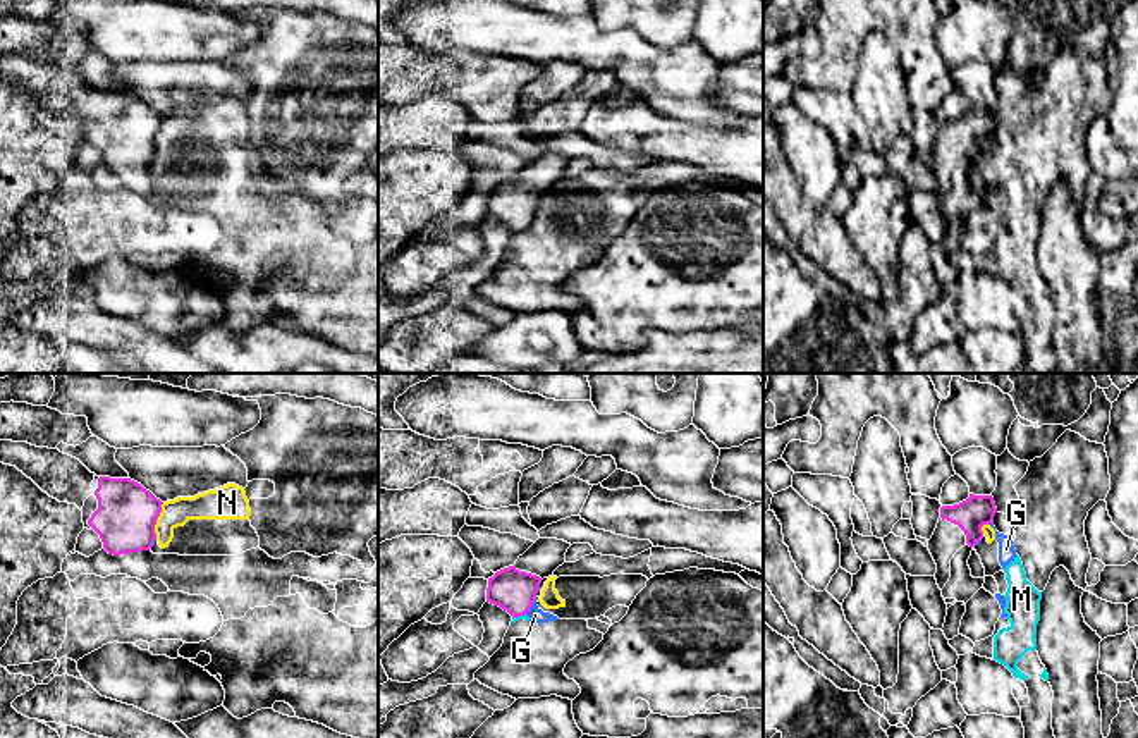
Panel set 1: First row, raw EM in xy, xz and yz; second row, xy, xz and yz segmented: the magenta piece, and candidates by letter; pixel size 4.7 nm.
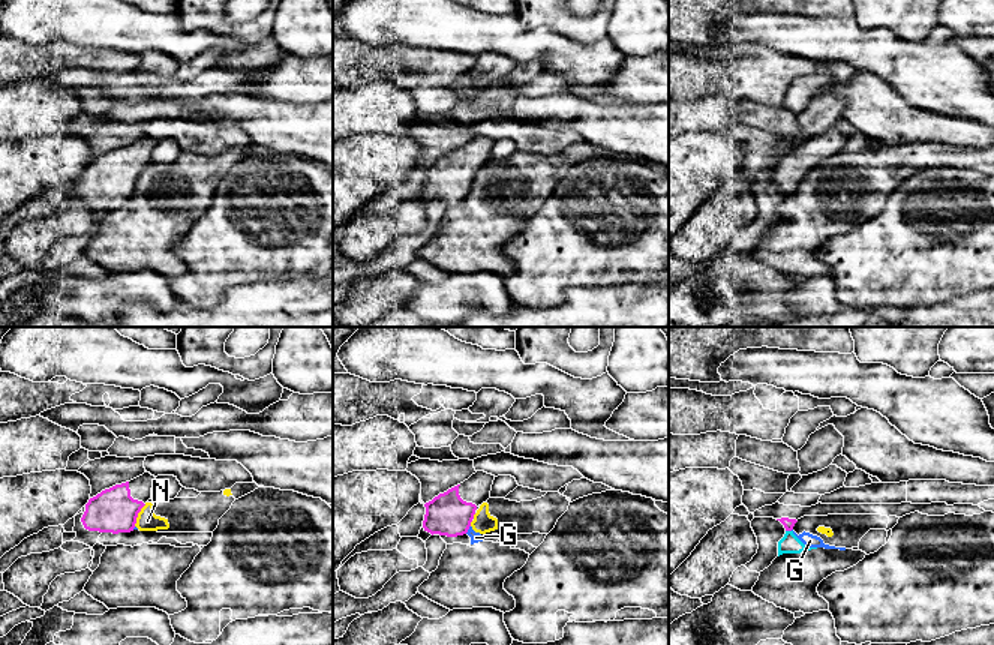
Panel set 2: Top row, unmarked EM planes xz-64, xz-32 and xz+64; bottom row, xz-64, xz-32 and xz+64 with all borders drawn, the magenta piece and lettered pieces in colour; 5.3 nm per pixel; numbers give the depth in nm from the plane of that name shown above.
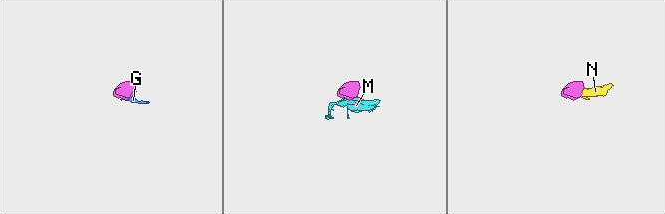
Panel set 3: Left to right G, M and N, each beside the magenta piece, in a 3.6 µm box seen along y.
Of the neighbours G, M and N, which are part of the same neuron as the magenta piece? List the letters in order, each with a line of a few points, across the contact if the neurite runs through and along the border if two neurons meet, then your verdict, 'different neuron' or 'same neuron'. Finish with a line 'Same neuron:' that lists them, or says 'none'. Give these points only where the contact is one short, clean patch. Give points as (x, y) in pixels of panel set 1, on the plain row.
G: line xz (537, 212), (525, 227); different neuron
M: line xz (525, 227), (513, 233); different neuron
N: line xy (164, 117), (155, 140), (155, 152); different neuron
Same neuron: none

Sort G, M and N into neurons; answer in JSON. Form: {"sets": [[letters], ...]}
{"sets": [["G", "M", "N"]]}

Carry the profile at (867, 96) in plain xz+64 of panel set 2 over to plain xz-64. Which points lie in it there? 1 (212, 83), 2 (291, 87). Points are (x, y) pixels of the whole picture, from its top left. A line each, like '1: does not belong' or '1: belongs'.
1: does not belong
2: does not belong

